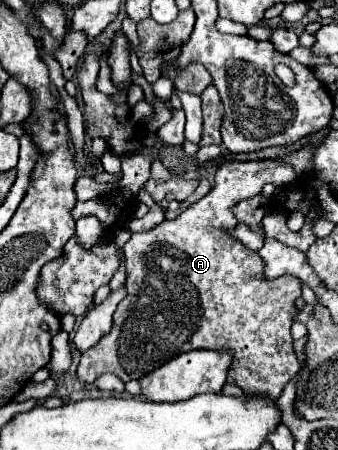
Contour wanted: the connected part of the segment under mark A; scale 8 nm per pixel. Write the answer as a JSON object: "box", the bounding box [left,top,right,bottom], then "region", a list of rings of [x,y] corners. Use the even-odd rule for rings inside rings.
{"box":[78,159,302,399],"region":[[[262,159],[224,163],[218,167],[212,191],[198,203],[190,205],[180,217],[172,221],[162,221],[150,231],[132,233],[132,237],[122,247],[128,271],[128,295],[124,301],[120,301],[114,313],[112,331],[104,335],[92,349],[82,353],[78,365],[78,379],[92,383],[102,373],[114,373],[126,383],[132,379],[140,379],[164,361],[188,349],[230,349],[233,361],[228,373],[228,383],[236,383],[244,393],[270,395],[272,399],[280,397],[276,395],[276,391],[282,391],[286,381],[290,381],[292,375],[300,371],[300,363],[292,349],[290,327],[294,323],[294,315],[298,313],[294,301],[300,297],[302,283],[292,275],[268,281],[268,277],[264,277],[264,261],[260,261],[260,255],[244,247],[240,241],[234,241],[224,229],[236,225],[236,219],[230,211],[232,205],[246,197],[258,195],[262,191],[262,185],[266,183],[286,185],[294,177],[296,173],[292,165],[284,161]]]}

